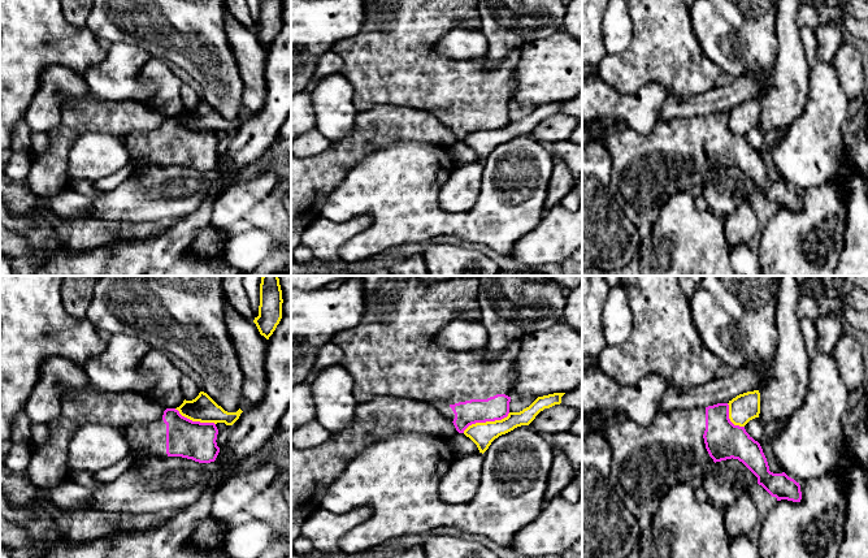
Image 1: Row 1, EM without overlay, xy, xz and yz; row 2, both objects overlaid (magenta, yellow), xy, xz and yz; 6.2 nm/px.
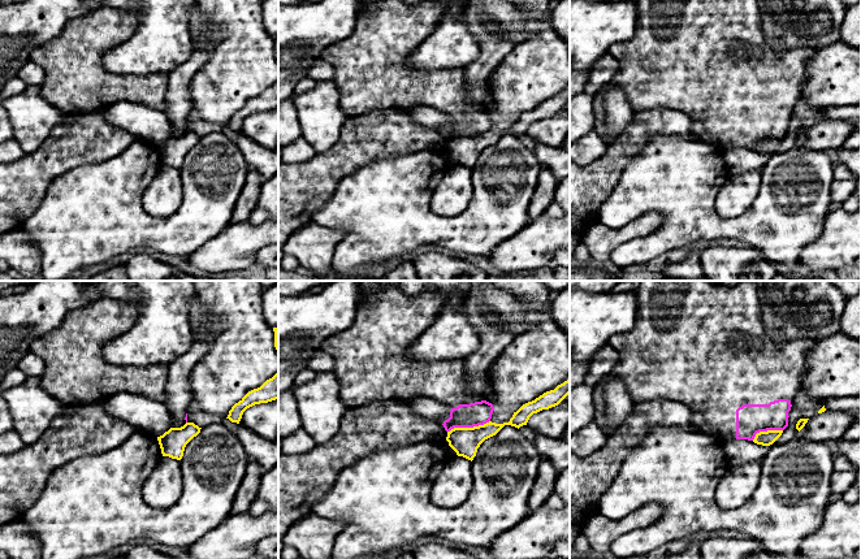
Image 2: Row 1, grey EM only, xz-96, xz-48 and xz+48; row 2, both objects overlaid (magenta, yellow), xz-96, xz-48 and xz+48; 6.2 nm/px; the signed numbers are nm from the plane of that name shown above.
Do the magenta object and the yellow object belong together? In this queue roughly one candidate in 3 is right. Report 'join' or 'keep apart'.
keep apart

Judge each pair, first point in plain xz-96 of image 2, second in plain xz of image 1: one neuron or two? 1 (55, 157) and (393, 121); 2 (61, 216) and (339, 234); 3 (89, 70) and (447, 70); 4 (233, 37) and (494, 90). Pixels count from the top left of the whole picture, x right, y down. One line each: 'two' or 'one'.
1: one
2: two
3: one
4: two

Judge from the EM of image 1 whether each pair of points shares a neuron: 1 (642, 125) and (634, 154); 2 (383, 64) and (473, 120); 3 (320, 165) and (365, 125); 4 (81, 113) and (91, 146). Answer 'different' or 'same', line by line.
1: different
2: same
3: same
4: different

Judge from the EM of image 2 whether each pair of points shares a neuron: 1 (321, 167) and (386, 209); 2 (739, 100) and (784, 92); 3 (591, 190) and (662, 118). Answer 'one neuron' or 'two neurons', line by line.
1: two neurons
2: one neuron
3: one neuron

